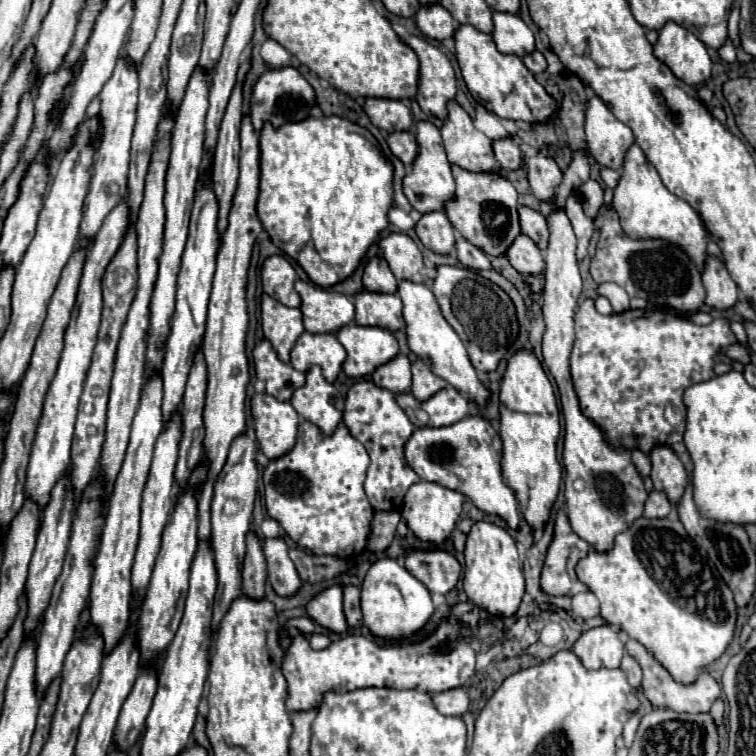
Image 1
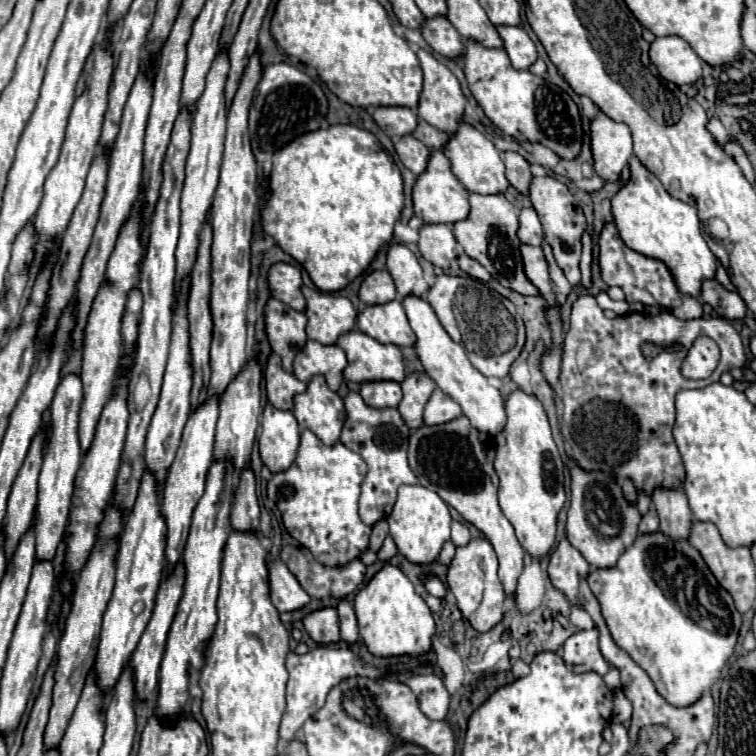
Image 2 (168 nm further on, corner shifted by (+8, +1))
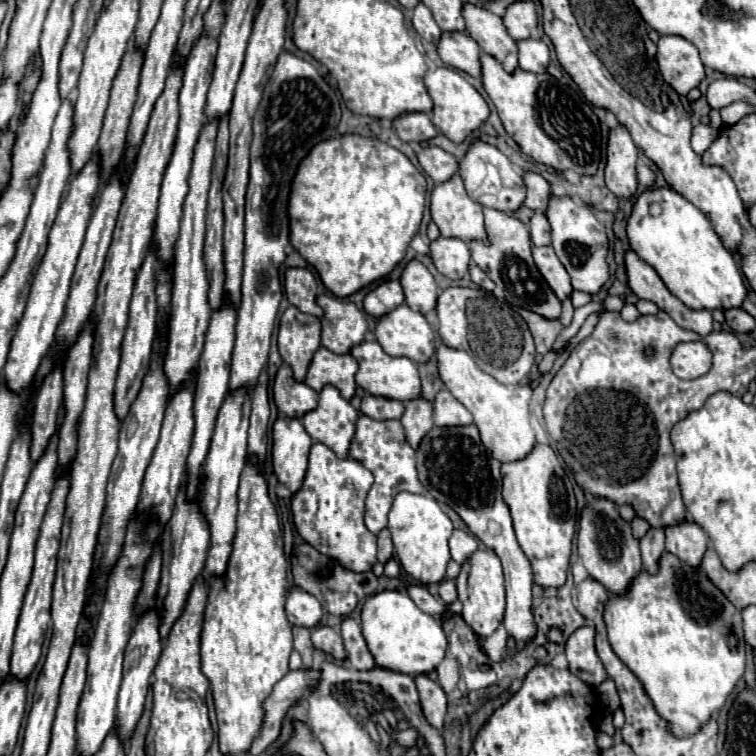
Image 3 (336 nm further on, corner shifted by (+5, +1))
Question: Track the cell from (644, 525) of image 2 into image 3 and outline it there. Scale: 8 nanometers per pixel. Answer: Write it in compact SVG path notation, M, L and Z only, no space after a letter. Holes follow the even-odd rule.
M651 527L645 537L641 539L641 555L643 555L643 567L651 573L657 571L659 555L665 551L665 533L663 527Z

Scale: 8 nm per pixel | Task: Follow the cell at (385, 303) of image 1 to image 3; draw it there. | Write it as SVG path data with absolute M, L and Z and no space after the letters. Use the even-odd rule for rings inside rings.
M405 303L377 319L375 339L379 341L379 345L383 347L383 351L387 355L409 357L411 361L417 361L417 363L427 361L435 353L435 331L433 331L433 327L427 323L427 319L419 311L411 311Z

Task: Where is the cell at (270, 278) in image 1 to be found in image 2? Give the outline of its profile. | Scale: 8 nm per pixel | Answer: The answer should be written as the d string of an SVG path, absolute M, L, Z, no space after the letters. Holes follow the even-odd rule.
M276 263L268 273L268 285L272 297L290 305L296 311L306 311L306 301L302 295L302 273L290 263Z

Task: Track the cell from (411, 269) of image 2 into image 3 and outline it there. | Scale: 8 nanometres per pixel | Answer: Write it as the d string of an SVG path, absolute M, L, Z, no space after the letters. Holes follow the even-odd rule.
M411 259L405 265L399 281L401 281L403 293L405 293L405 303L413 311L427 315L435 309L437 285L433 281L433 275L427 271L427 267L421 261Z

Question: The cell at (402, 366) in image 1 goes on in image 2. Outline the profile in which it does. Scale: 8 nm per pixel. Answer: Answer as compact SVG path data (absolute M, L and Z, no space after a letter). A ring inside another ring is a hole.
M376 381L364 383L360 395L368 407L398 407L402 399L402 389L394 381Z

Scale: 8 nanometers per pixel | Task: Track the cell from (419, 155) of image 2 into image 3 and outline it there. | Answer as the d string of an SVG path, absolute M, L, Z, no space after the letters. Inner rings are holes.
M421 147L417 151L417 159L419 159L423 171L435 183L443 183L443 181L451 179L451 175L455 175L459 169L457 159L451 153L443 151L441 147Z

